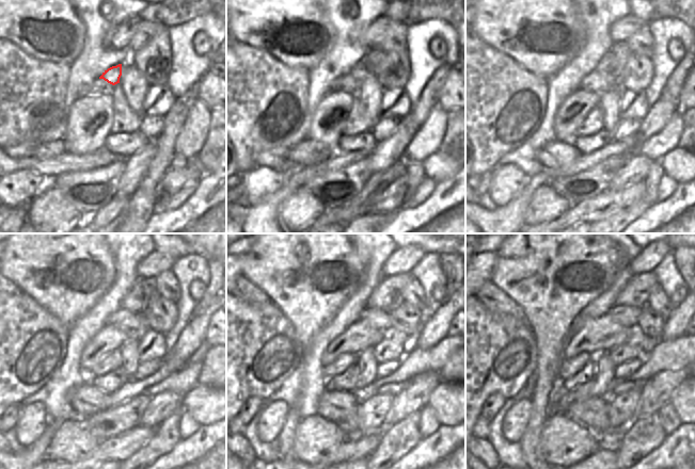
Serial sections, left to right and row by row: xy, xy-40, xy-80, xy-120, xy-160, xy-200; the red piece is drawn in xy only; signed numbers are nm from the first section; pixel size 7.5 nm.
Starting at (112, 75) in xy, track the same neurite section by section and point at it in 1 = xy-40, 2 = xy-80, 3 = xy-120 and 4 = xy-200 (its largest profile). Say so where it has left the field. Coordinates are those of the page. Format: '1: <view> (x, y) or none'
1: xy-40 (360, 70)
2: xy-80 (613, 62)
3: xy-120 (137, 300)
4: xy-200 (635, 293)

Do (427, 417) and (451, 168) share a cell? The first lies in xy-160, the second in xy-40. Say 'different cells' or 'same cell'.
different cells

